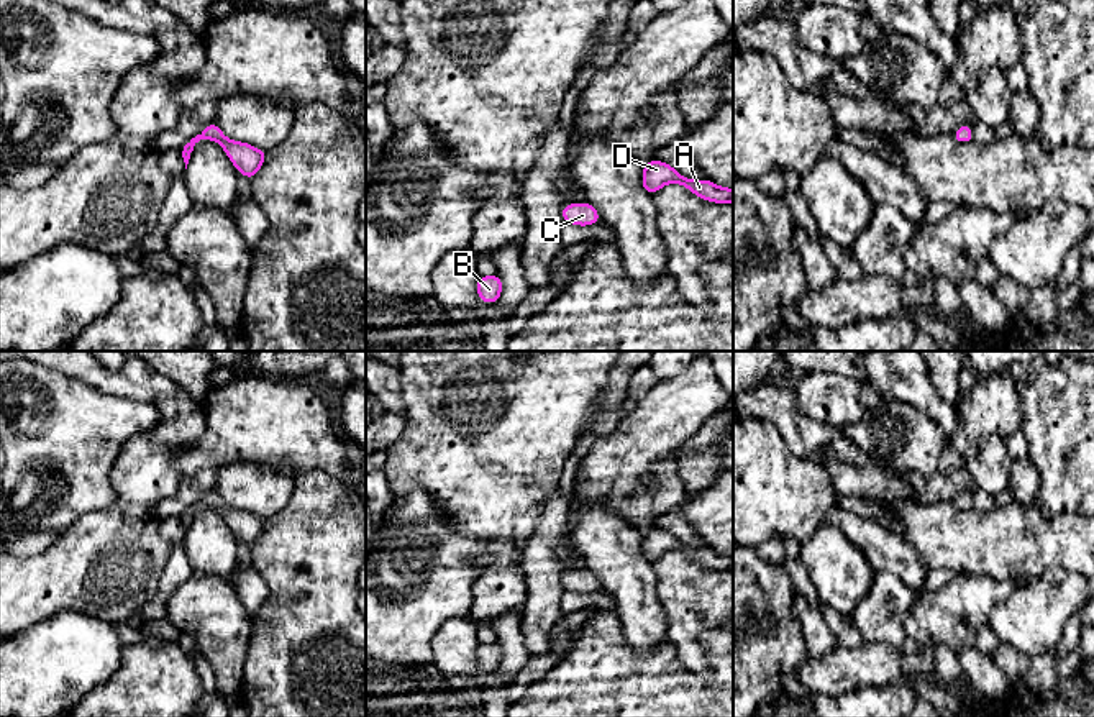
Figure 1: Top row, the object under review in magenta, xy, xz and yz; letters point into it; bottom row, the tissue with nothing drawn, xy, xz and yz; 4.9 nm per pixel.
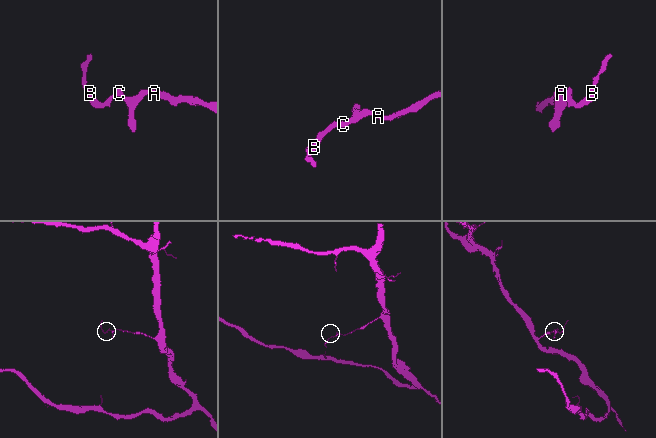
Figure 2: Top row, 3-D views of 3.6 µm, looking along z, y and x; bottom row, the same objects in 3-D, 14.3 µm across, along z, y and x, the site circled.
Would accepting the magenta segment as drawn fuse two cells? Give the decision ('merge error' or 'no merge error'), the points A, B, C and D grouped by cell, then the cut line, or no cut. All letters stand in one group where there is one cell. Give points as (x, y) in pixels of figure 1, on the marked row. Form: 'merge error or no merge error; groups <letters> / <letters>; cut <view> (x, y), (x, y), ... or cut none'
no merge error; groups A B C D; cut none

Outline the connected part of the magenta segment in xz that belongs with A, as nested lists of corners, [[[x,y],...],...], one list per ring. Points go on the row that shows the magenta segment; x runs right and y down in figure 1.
[[[651,159],[646,166],[643,166],[641,185],[646,192],[656,194],[663,185],[671,182],[687,187],[702,200],[733,203],[733,189],[718,187],[707,179],[695,180],[682,177],[674,167],[661,162],[659,159]]]

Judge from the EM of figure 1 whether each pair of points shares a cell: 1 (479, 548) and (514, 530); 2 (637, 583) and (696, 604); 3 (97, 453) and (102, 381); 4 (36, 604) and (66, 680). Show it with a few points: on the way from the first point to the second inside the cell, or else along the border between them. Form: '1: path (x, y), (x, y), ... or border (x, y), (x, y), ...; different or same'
1: border (453, 529), (486, 543), (479, 558), (484, 570); different
2: border (651, 561), (656, 599), (668, 625); different
3: border (66, 376), (82, 379), (110, 394), (140, 401); different
4: border (81, 612), (59, 611), (17, 634); different

